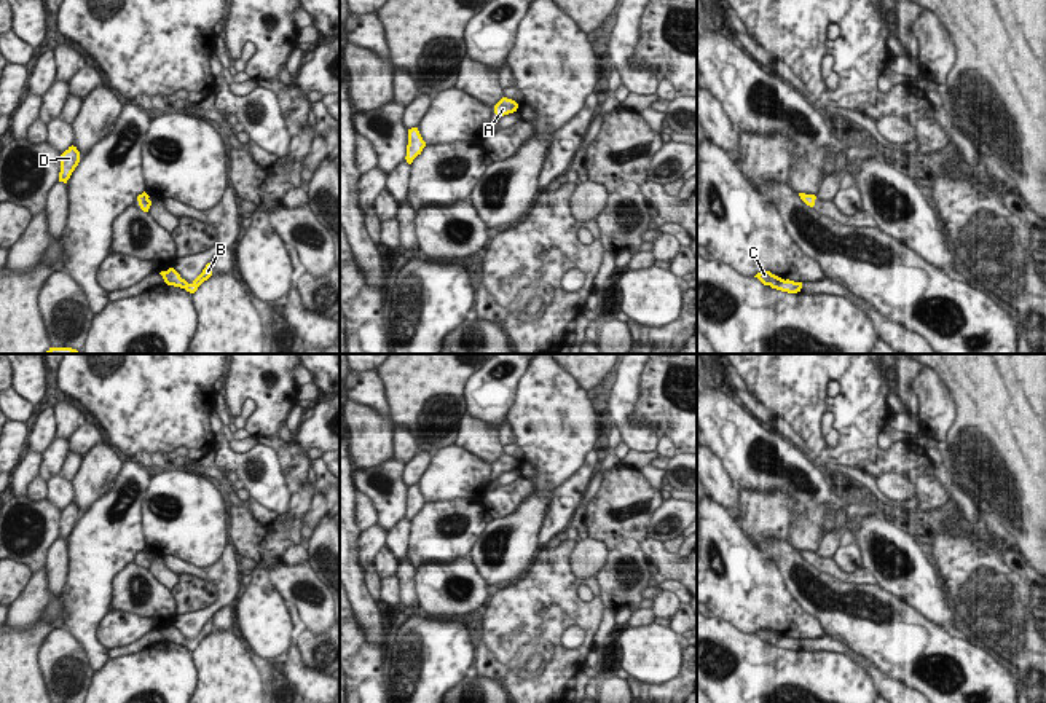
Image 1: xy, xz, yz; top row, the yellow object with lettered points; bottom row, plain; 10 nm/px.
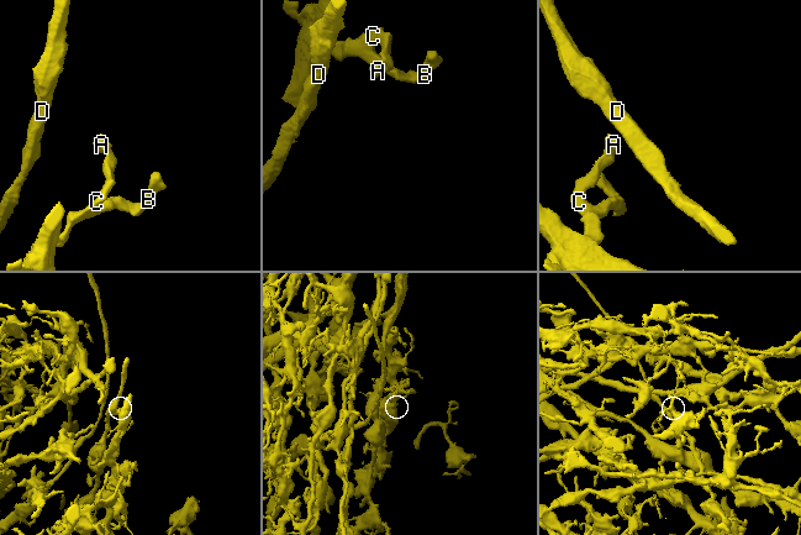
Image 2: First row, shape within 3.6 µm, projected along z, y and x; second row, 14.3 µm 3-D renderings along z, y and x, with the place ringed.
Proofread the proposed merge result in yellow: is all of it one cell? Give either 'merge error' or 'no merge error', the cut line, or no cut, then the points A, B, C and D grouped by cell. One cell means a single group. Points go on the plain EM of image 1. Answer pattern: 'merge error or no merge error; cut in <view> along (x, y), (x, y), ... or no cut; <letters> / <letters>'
no merge error; no cut; A B C D

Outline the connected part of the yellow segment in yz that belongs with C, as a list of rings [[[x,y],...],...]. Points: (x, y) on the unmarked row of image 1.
[[[761,628],[754,634],[757,634],[764,642],[770,642],[772,646],[788,649],[788,650],[797,650],[802,646],[802,639],[794,639],[789,636],[781,636],[770,628]]]

